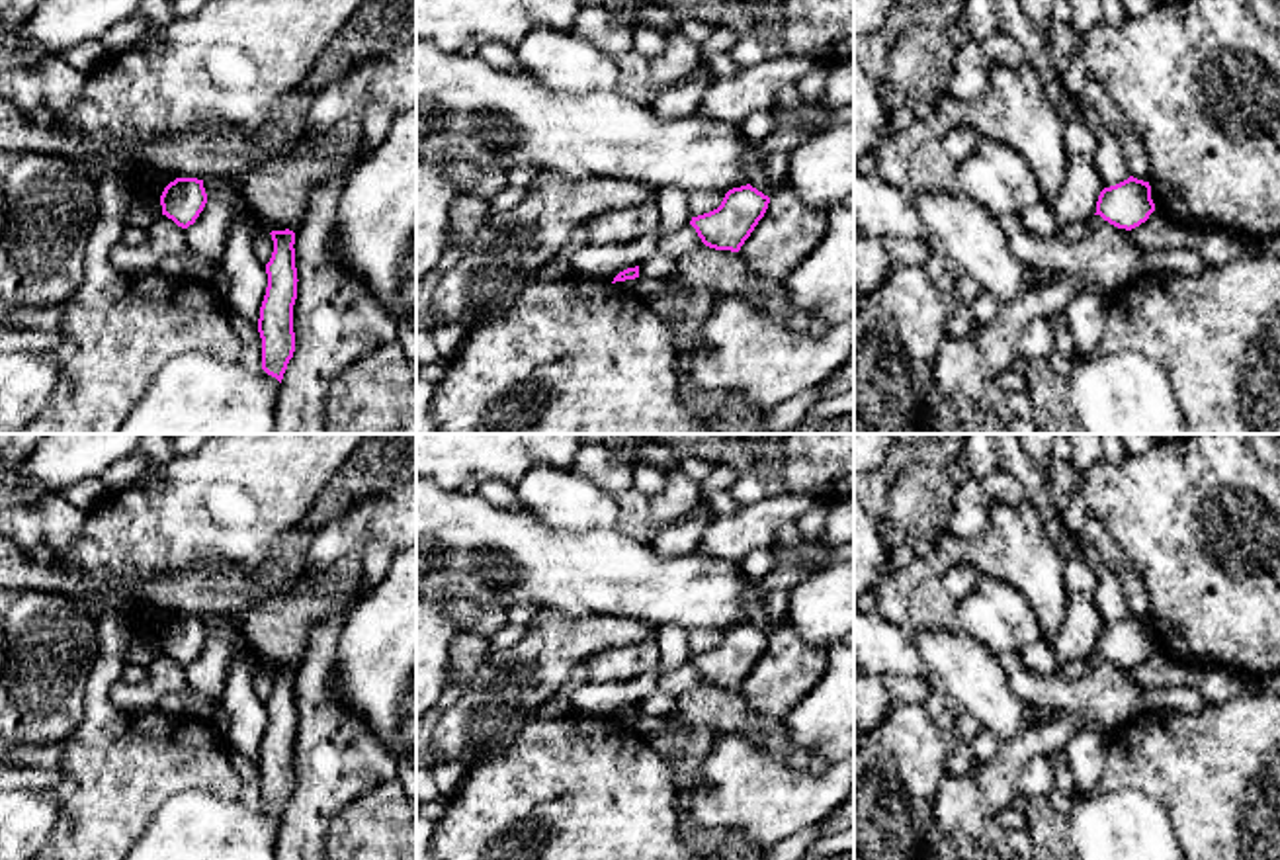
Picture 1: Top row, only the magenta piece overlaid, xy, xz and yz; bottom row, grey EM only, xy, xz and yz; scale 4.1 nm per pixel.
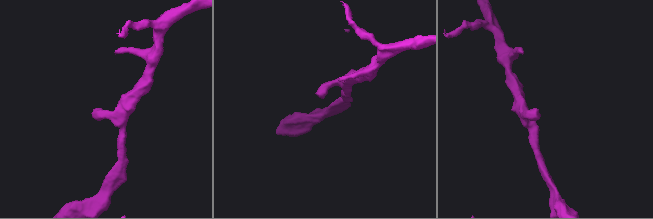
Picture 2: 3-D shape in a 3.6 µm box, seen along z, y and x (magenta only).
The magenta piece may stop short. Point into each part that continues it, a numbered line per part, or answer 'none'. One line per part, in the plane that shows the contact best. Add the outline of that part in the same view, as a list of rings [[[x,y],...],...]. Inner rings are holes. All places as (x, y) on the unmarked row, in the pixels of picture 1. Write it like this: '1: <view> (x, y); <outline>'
none

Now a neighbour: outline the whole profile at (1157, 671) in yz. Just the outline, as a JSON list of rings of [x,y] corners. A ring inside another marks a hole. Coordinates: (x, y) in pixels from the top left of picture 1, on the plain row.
[[[1157,647],[1145,661],[1128,668],[1139,692],[1173,686],[1188,686],[1198,690],[1210,702],[1225,702],[1245,694],[1255,682],[1239,670],[1180,663]]]

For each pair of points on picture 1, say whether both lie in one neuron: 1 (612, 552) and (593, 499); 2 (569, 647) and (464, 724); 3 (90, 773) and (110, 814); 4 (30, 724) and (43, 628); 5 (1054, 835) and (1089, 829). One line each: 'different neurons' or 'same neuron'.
1: different neurons
2: same neuron
3: same neuron
4: same neuron
5: different neurons

